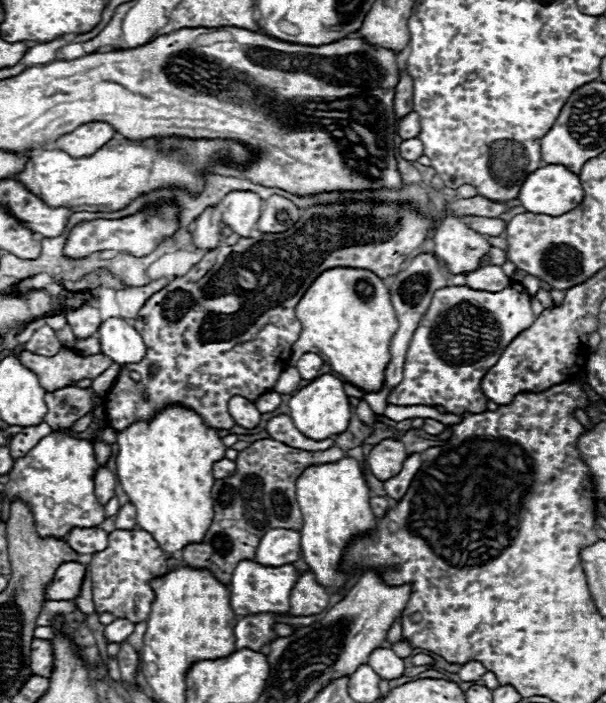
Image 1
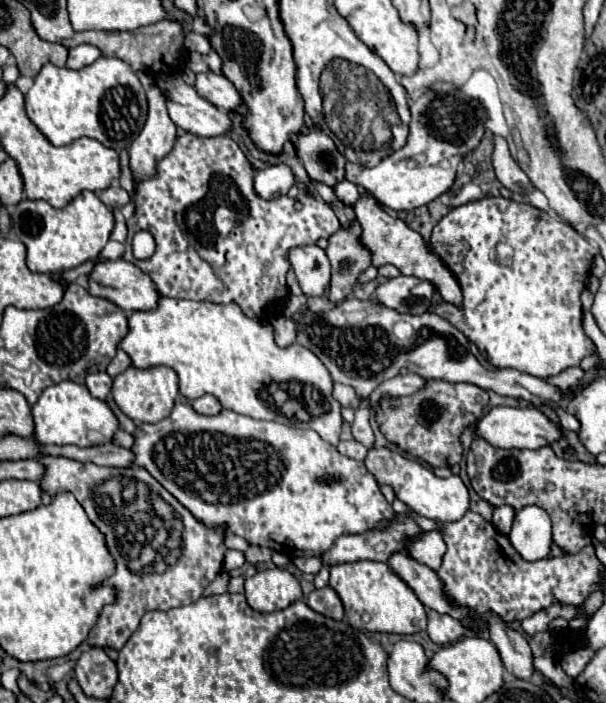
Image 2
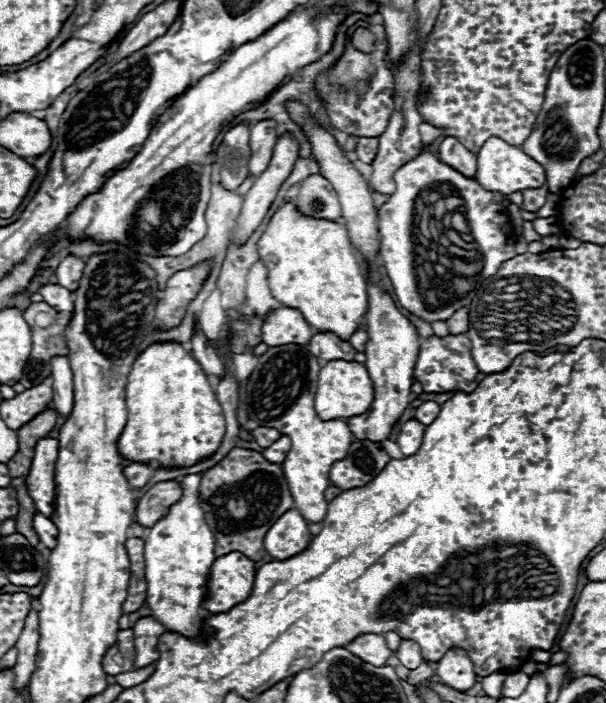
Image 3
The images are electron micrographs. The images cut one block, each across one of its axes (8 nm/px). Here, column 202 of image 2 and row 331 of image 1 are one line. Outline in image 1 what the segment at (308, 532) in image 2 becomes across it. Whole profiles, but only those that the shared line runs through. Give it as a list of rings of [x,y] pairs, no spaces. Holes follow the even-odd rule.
[[[510,282],[502,292],[472,290],[468,286],[436,290],[408,346],[404,378],[390,390],[386,402],[394,406],[444,406],[450,414],[486,412],[488,398],[480,388],[486,370],[534,320],[530,296],[520,282]]]

